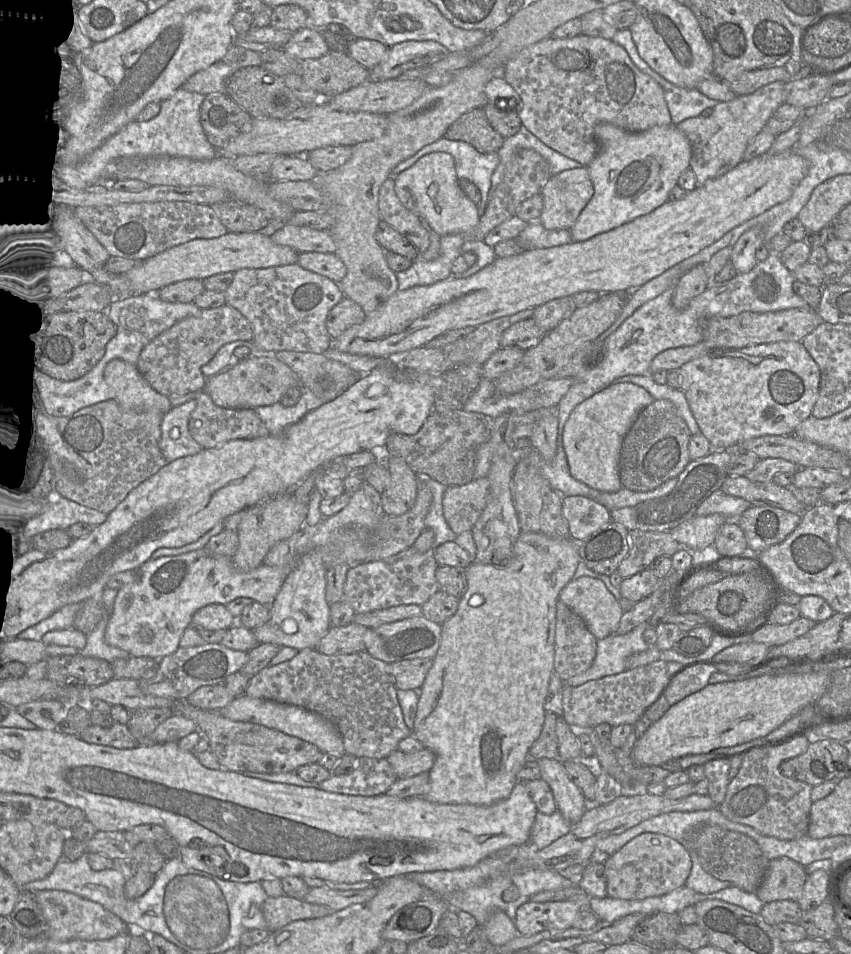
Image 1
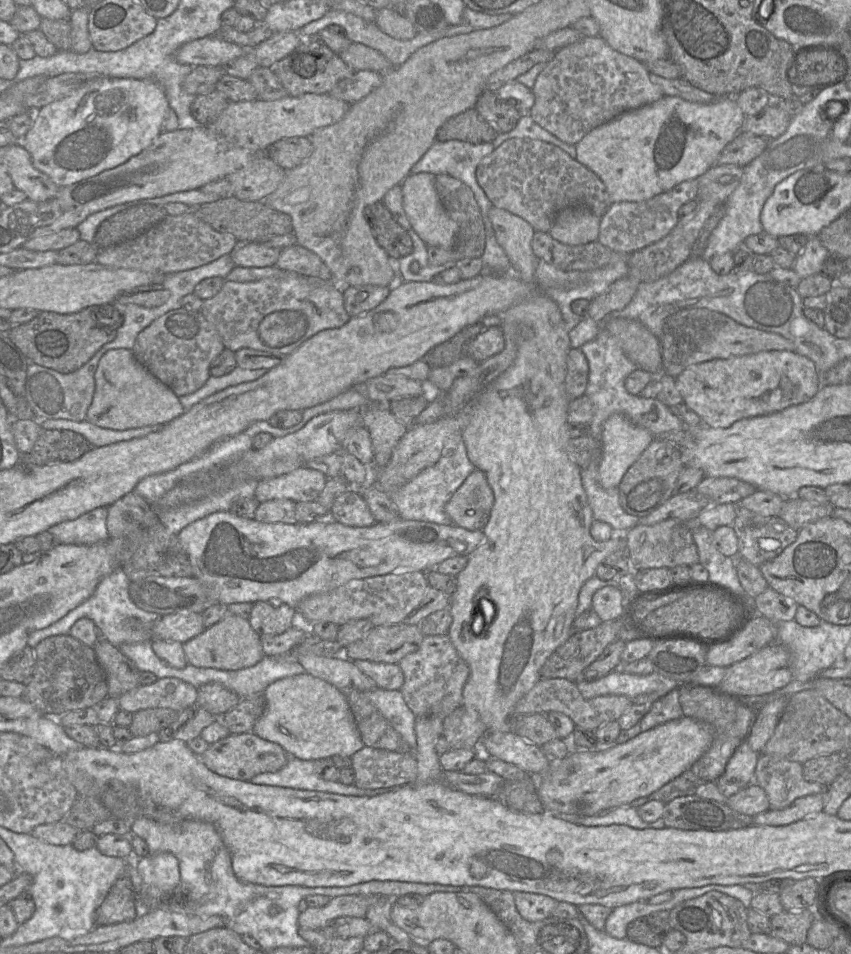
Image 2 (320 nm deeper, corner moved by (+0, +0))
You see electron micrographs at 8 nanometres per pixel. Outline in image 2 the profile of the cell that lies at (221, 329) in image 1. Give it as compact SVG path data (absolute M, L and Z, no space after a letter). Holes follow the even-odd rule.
M179 308L161 315L143 329L131 351L141 365L180 397L205 384L211 363L224 349L217 330L201 312Z

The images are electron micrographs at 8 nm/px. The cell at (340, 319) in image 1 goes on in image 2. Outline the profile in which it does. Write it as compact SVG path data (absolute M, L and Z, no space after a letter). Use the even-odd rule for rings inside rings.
M343 286L344 308L350 317L368 312L383 302L390 293L390 286Z

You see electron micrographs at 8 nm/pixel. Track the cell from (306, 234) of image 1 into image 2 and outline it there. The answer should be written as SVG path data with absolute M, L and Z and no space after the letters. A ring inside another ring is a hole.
M237 241L237 248L231 253L231 256L237 267L267 267L275 266L281 250L266 246L259 241L248 243Z

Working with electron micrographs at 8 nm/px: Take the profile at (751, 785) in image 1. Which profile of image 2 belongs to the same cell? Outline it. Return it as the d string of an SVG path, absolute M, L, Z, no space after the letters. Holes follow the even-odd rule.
M759 754L752 783L766 792L769 810L782 810L800 797L825 793L828 787L806 781L801 763L766 754Z

